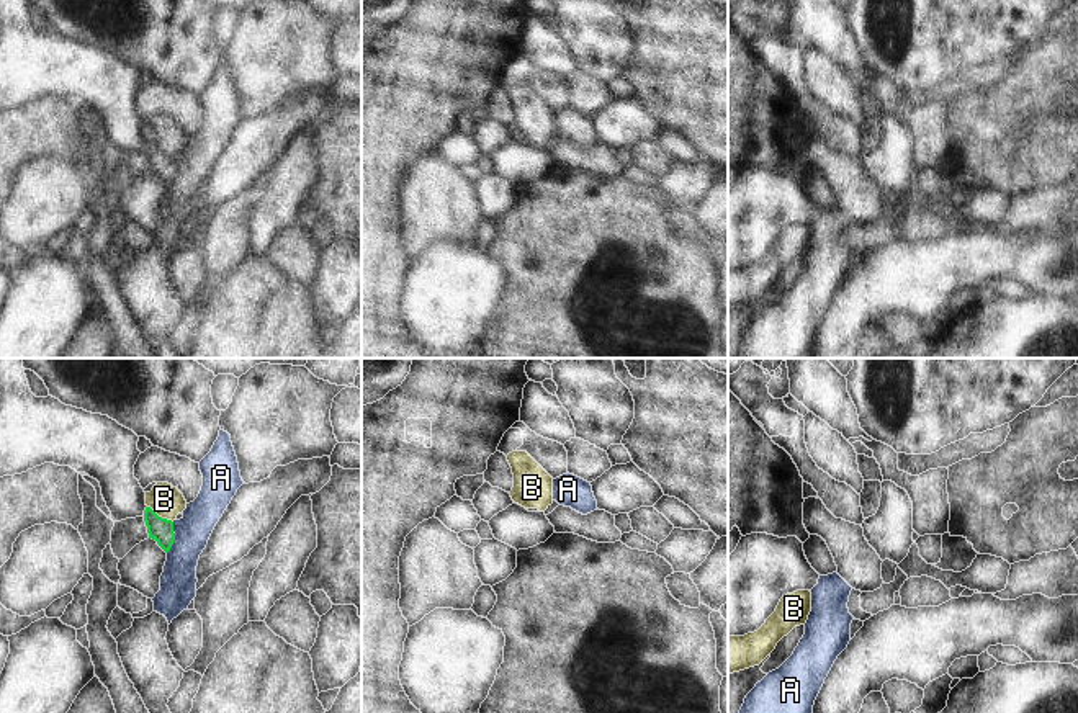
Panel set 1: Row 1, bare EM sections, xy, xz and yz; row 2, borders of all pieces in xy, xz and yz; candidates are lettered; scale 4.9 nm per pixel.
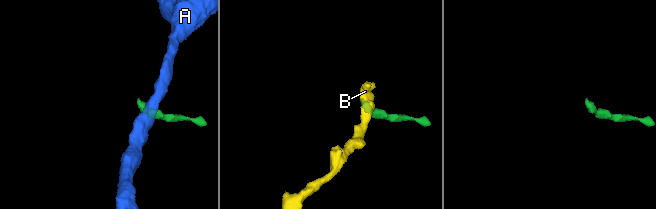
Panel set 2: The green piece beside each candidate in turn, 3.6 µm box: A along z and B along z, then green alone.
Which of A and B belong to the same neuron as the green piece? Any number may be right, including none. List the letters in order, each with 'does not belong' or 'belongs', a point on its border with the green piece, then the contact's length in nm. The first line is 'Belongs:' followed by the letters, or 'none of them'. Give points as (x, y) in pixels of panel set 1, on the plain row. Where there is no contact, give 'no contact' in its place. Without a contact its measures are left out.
Belongs: none of them
A: does not belong; contact xy (174, 172); length 160 nm
B: does not belong; contact xy (161, 151); length 150 nm

